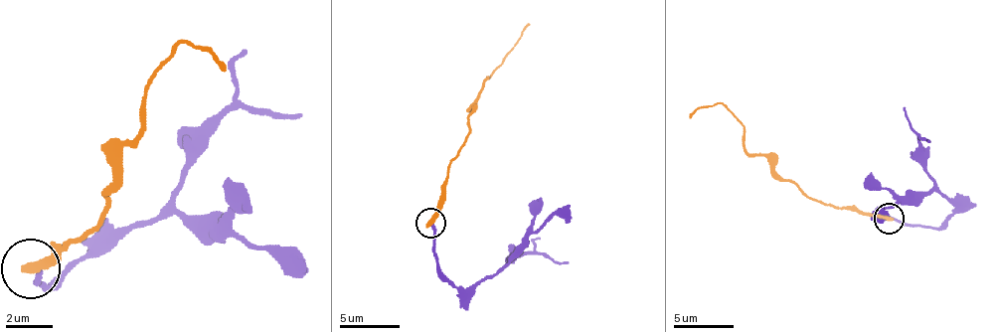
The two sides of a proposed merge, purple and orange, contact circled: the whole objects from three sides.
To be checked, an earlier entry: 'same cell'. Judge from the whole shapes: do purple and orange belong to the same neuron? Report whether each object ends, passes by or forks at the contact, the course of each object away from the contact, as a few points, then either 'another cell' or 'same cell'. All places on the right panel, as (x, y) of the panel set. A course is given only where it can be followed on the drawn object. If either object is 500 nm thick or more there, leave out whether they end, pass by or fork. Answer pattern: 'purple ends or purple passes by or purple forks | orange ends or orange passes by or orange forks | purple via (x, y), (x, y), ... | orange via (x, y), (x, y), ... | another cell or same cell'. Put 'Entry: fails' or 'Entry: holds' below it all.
purple ends | orange ends | purple via (890, 216), (934, 228), (955, 210), (937, 192), (908, 192), (872, 219) | orange via (890, 219), (811, 201), (763, 156), (751, 156), (746, 150), (743, 126), (719, 102), (689, 117) | another cell
Entry: fails

